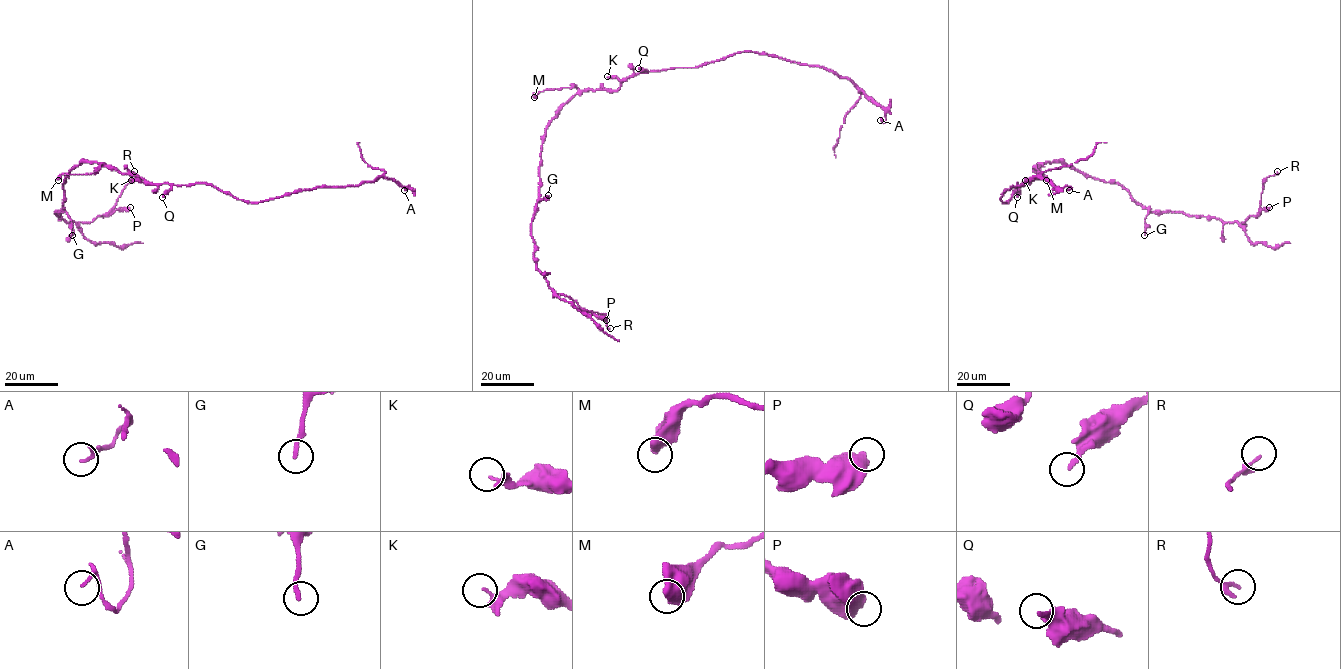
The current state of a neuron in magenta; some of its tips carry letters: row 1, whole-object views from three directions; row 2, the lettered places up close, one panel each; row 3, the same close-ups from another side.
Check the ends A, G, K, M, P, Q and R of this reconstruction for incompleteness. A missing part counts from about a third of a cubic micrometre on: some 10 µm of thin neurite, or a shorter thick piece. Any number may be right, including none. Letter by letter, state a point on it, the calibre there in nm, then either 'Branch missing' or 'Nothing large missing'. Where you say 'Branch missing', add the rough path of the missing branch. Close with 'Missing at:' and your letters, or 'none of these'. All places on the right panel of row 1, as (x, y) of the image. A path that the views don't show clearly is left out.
A: Place: (1069, 190). Thickness 70 nm. Nothing large missing
G: Place: (1144, 235). Thickness 190 nm. Nothing large missing
K: Place: (1025, 180). Thickness 140 nm. Nothing large missing
M: Place: (1046, 180). Thickness 550 nm. Nothing large missing
P: Place: (1269, 207). Thickness 700 nm. Nothing large missing
Q: Place: (1017, 197). Thickness 200 nm. Nothing large missing
R: Place: (1277, 171). Thickness 180 nm. Nothing large missing
Missing at: none of these

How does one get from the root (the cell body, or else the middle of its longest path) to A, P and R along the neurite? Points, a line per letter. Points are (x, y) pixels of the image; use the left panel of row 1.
A: (134, 175), (152, 184), (210, 184), (250, 202), (318, 186), (358, 186), (380, 177), (409, 186), (404, 190)
P: (134, 175), (82, 161), (67, 175), (64, 208), (55, 213), (78, 223), (130, 207)
R: (134, 175), (82, 161), (67, 175), (64, 208), (55, 213), (77, 223), (106, 215), (134, 171)

